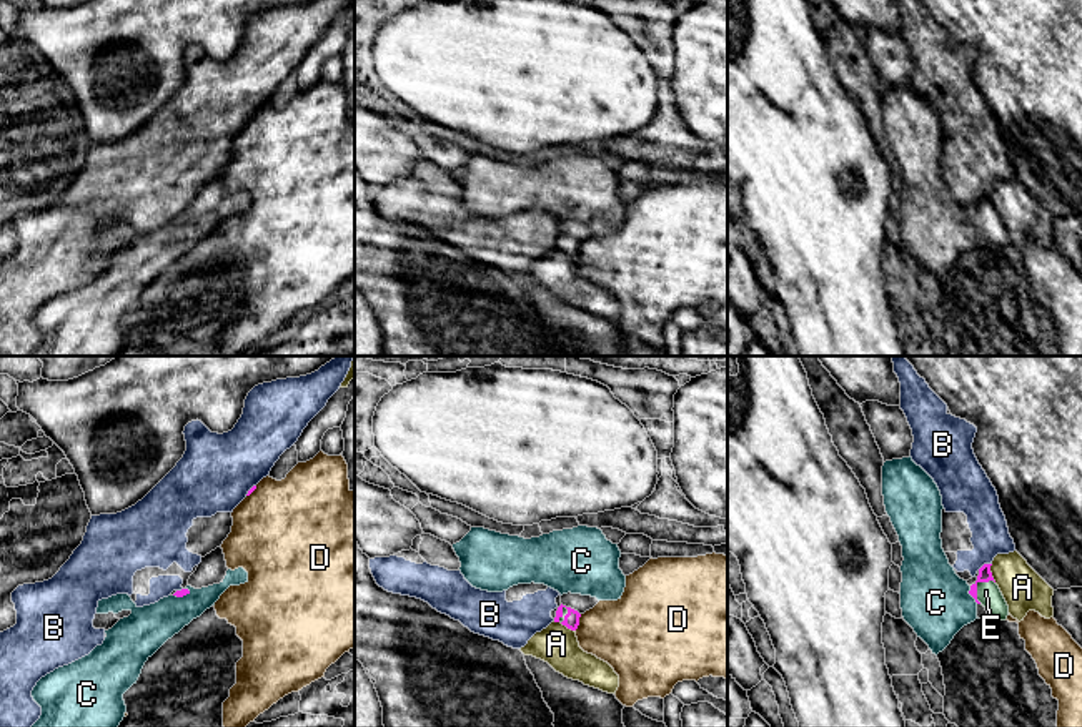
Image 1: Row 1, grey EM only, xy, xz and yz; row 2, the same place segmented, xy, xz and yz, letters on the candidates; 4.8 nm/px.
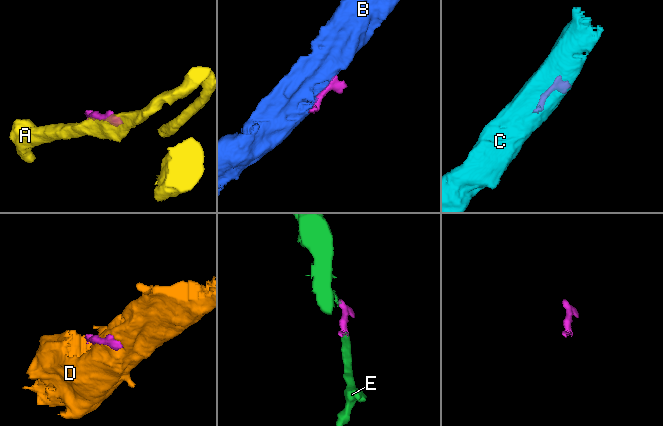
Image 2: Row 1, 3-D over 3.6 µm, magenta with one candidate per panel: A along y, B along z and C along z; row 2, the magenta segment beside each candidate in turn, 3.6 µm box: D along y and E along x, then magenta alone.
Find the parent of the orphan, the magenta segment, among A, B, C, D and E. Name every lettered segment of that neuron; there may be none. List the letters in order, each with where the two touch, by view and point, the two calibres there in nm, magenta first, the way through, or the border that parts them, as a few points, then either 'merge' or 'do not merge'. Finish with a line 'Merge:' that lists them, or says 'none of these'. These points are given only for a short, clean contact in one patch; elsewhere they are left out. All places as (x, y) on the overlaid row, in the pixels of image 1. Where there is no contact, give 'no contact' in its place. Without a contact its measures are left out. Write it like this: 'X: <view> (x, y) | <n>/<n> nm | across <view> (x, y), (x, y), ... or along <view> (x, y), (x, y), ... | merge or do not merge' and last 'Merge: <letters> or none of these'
A: xz (563, 624) | 80/200 nm | do not merge
B: yz (984, 564) | 60/180 nm | do not merge
C: yz (969, 593) | 60/340 nm | along yz (969, 586), (969, 594), (977, 603) | do not merge
D: xz (578, 623) | 80/340 nm | do not merge
E: yz (976, 586) | 60/120 nm | across yz (984, 573), (984, 578), (976, 586), (989, 594) | merge
Merge: E

